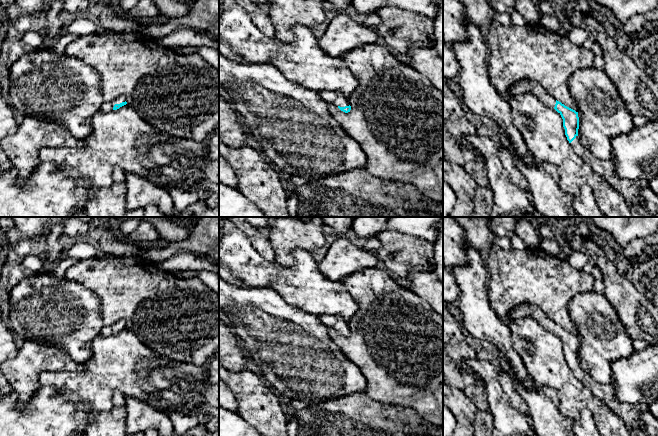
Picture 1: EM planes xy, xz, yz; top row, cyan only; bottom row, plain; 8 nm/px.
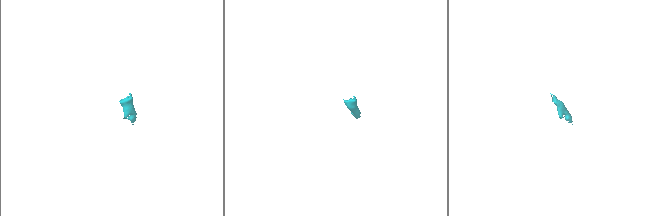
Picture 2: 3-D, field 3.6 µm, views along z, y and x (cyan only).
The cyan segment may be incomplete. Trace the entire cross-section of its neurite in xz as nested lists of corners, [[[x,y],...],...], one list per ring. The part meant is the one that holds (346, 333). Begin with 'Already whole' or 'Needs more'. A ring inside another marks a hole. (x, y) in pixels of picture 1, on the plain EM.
Needs more. [[[322,315],[319,317],[327,329],[337,330],[341,335],[348,337],[351,334],[349,324],[341,317],[336,315]]]

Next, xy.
Needs more. [[[121,319],[119,320],[118,322],[116,322],[115,324],[113,325],[110,325],[110,326],[103,326],[100,334],[102,336],[110,336],[112,334],[117,334],[119,333],[120,331],[124,330],[127,328],[126,326],[126,321]]]

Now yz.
Needs more. [[[521,304],[509,313],[510,320],[531,316],[542,326],[554,332],[563,343],[565,359],[573,375],[580,380],[591,393],[599,398],[619,418],[621,418],[629,431],[630,436],[645,436],[639,424],[639,415],[649,411],[648,404],[629,404],[617,399],[612,384],[601,384],[582,369],[578,361],[579,341],[578,336],[565,330],[551,320],[545,312],[533,304]]]

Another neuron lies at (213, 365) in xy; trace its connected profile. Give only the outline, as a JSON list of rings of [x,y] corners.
[[[219,349],[210,359],[206,367],[209,383],[219,386]]]

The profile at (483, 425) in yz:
[[[477,410],[474,421],[473,436],[491,436],[493,430],[493,417],[490,412]]]

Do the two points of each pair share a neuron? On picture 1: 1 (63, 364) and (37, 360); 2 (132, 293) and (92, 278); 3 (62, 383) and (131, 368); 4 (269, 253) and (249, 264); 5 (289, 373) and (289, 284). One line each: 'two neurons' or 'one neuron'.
1: one neuron
2: one neuron
3: one neuron
4: two neurons
5: two neurons

